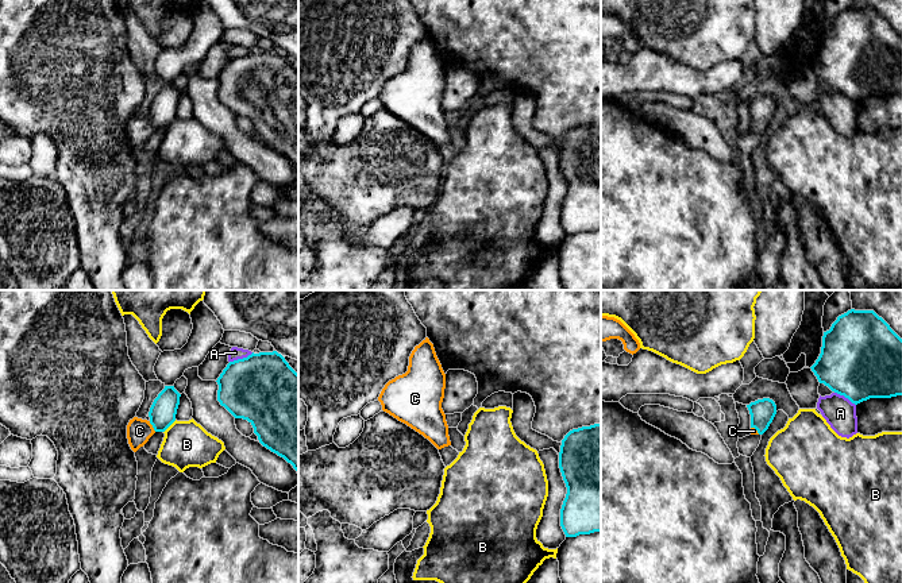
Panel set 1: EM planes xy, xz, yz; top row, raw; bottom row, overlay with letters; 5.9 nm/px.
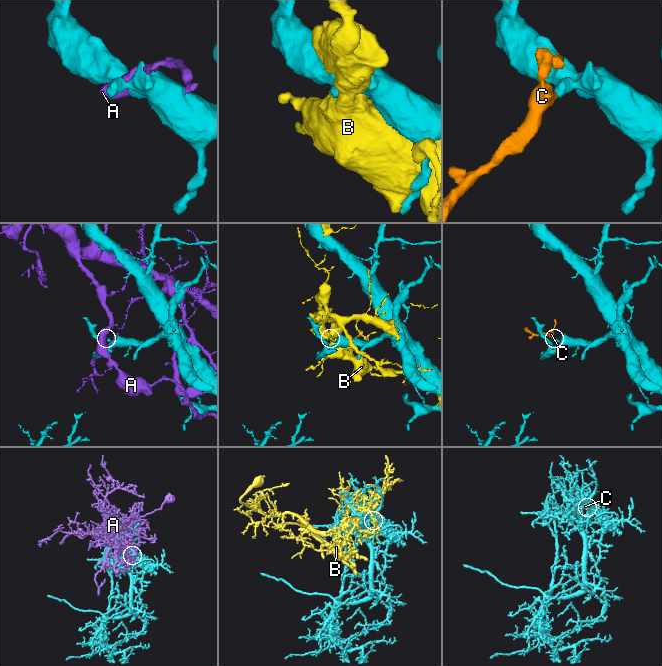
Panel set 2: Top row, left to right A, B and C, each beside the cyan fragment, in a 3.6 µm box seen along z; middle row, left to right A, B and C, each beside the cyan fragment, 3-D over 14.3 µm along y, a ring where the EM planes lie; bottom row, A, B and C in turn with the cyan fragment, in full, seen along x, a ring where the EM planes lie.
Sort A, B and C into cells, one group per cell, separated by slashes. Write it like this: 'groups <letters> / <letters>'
groups A / B / C

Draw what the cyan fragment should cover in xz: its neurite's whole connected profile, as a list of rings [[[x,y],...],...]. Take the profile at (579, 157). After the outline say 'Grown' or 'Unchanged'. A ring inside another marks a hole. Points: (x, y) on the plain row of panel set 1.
[[[601,121],[564,134],[559,166],[567,185],[560,206],[566,235],[601,229]]]. Unchanged

